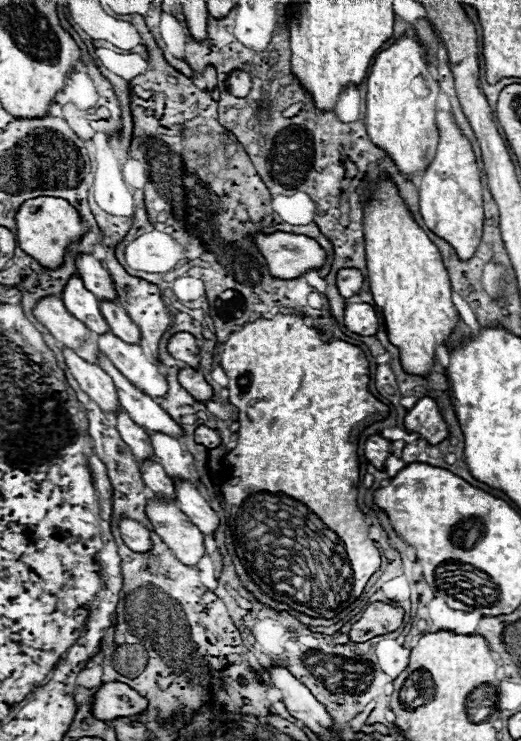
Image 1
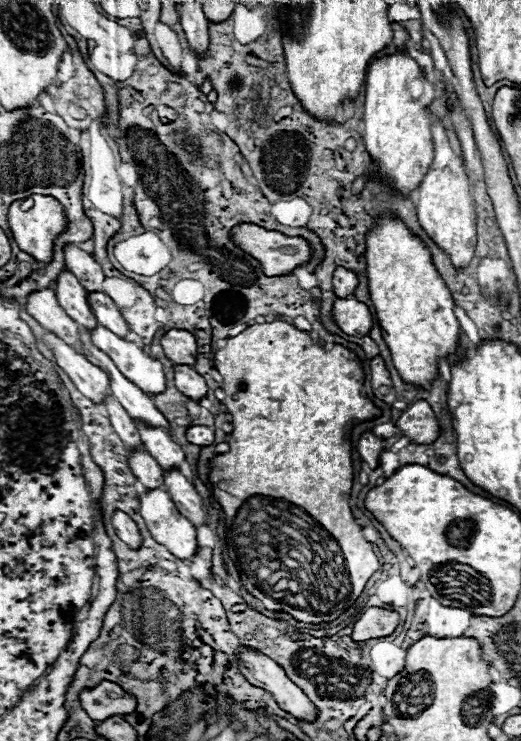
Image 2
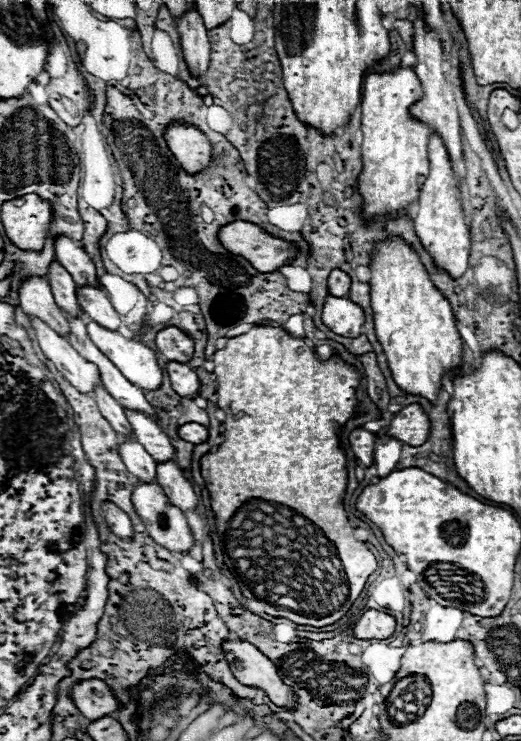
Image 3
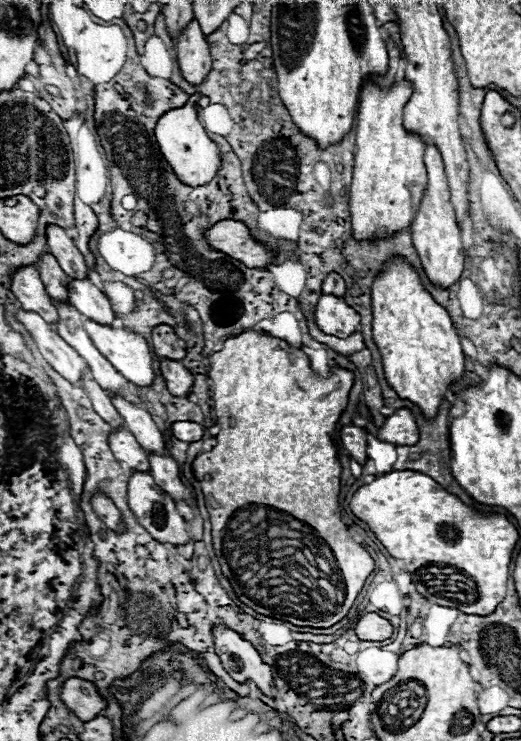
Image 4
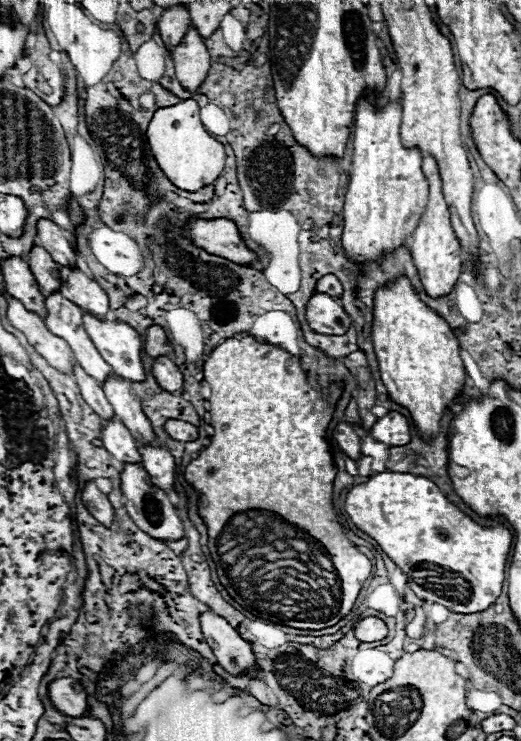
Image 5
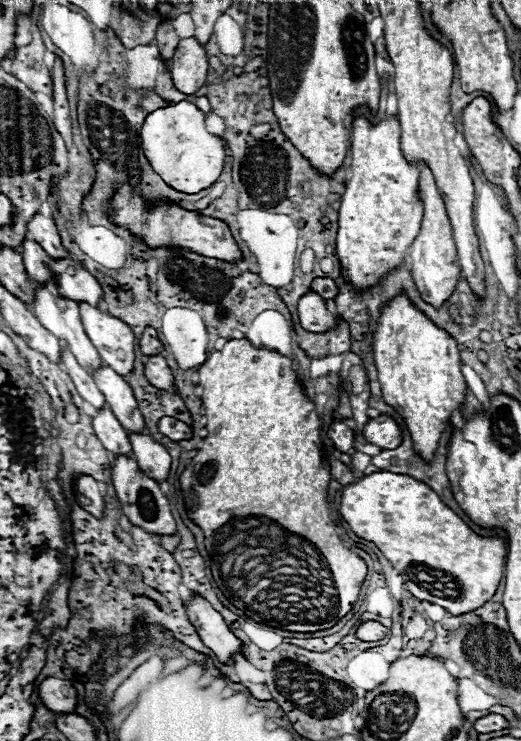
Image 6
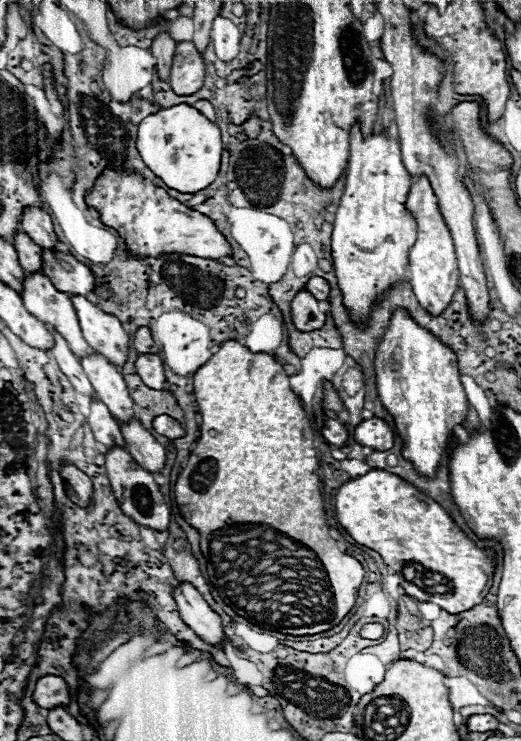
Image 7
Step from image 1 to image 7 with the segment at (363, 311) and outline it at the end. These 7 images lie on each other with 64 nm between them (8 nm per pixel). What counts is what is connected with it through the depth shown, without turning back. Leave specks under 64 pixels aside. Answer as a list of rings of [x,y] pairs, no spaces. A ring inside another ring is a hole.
[[[306,290],[296,294],[296,298],[292,300],[292,318],[294,326],[302,332],[312,332],[326,324],[326,314],[320,312],[318,300]]]

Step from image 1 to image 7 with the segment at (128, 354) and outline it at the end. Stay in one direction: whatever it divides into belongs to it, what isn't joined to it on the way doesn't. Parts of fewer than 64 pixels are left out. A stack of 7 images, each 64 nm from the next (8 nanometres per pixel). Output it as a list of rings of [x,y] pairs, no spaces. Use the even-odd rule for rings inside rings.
[[[72,298],[72,304],[76,308],[84,340],[118,370],[122,370],[128,358],[130,334],[124,330],[120,320],[102,312],[86,298]]]

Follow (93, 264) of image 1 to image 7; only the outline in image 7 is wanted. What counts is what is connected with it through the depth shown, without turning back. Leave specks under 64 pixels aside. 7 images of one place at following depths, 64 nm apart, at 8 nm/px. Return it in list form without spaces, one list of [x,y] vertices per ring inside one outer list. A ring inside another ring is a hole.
[[[32,208],[32,210],[24,210],[24,220],[22,220],[22,230],[42,248],[46,250],[56,250],[56,232],[54,232],[54,224],[52,218],[46,210],[42,208]]]

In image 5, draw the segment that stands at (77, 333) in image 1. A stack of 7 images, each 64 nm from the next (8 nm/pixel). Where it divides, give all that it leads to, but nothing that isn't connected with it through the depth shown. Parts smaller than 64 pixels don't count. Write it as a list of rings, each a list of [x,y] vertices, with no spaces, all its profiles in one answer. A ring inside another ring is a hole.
[[[8,258],[2,262],[2,276],[6,282],[6,292],[20,300],[26,310],[32,310],[40,316],[46,316],[44,294],[28,266],[26,260]]]

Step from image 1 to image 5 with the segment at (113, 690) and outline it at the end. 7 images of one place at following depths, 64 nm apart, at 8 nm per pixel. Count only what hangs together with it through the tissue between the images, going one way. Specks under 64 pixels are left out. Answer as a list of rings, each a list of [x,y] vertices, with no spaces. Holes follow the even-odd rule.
[[[60,678],[50,684],[50,698],[54,706],[72,718],[88,716],[88,694],[74,678]]]

